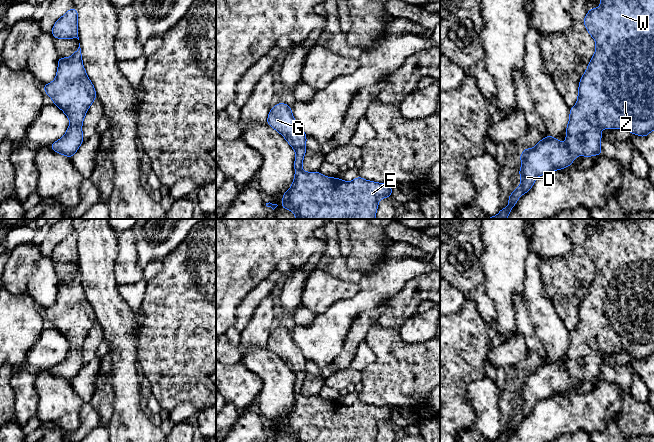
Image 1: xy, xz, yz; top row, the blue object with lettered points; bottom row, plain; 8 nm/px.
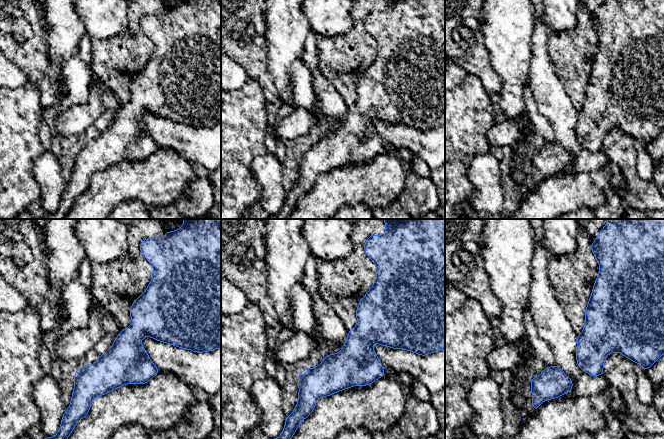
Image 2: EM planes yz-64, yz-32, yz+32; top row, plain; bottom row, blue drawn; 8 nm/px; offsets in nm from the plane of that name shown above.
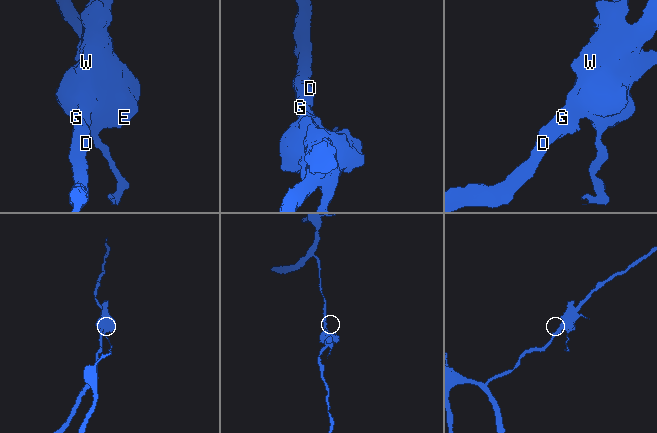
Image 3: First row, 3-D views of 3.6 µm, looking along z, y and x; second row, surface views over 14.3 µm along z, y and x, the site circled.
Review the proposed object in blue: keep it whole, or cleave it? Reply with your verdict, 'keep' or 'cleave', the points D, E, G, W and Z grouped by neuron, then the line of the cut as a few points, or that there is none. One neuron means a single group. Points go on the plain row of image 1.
keep; D E G W Z; no cut

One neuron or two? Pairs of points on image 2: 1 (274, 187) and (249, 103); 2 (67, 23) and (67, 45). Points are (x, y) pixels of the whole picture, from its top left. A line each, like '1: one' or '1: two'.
1: two
2: one

